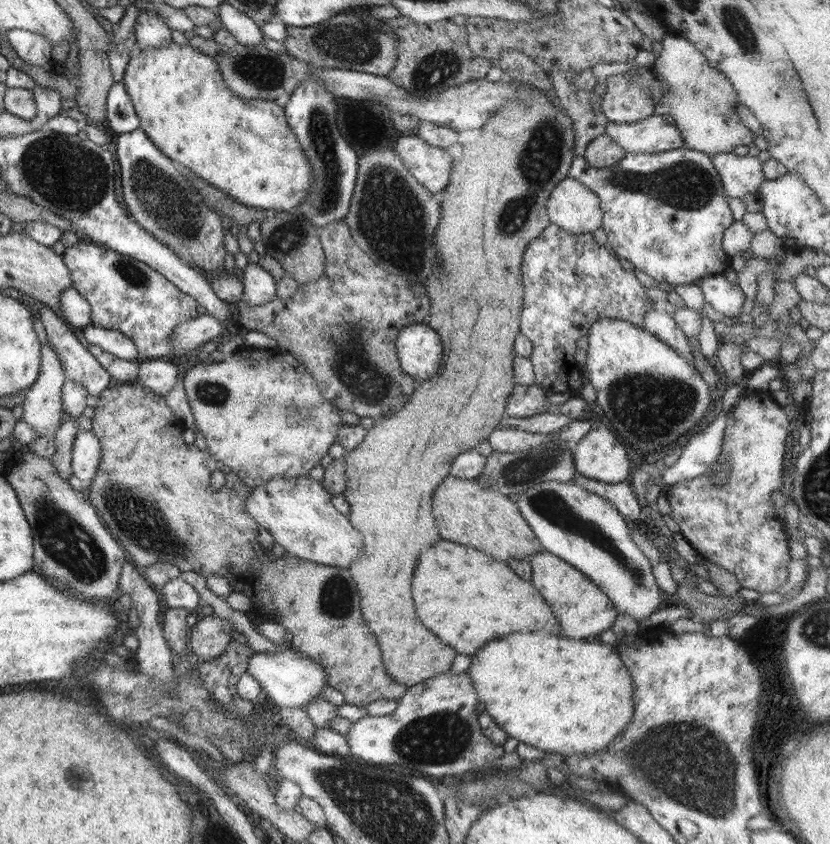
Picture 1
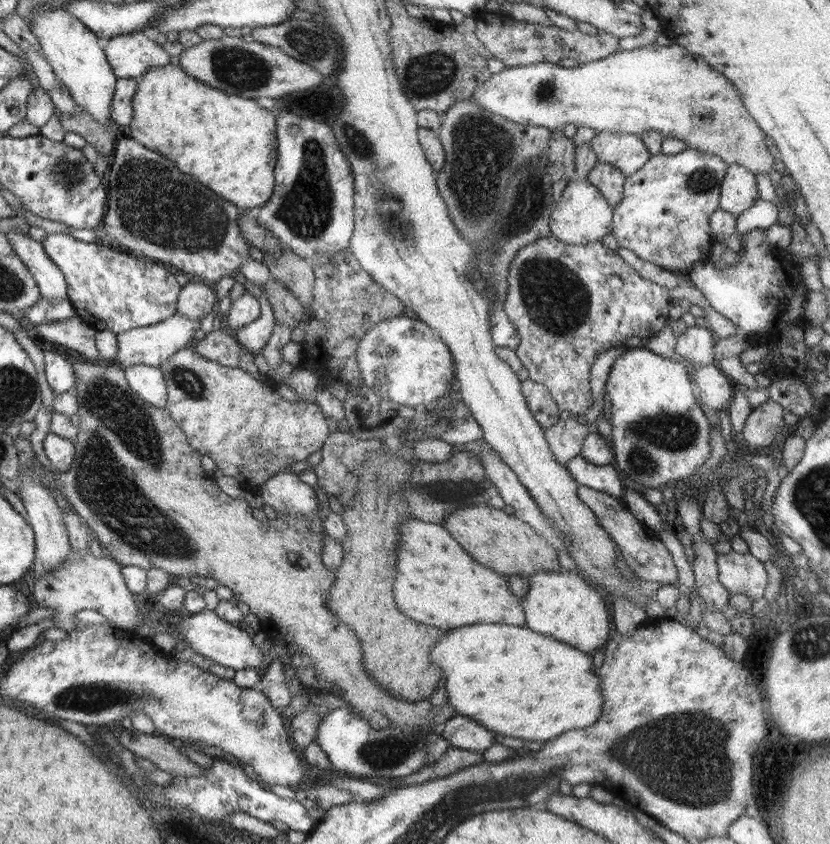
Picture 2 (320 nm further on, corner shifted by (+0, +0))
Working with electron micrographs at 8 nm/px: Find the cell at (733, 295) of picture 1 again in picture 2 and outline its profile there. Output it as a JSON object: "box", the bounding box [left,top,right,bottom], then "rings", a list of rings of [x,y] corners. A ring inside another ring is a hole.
{"box":[689,229,808,342],"rings":[[[754,229],[745,232],[742,235],[742,250],[738,254],[738,261],[735,264],[723,264],[719,269],[711,260],[705,264],[696,264],[689,270],[689,280],[702,294],[707,298],[707,301],[719,312],[722,316],[729,318],[737,327],[738,334],[748,338],[750,336],[758,336],[770,342],[772,338],[776,340],[779,335],[789,326],[801,326],[805,328],[804,313],[807,300],[808,287],[802,281],[801,261],[792,255],[790,262],[796,264],[784,264],[788,262],[782,256],[782,250],[769,245],[764,229]]]}

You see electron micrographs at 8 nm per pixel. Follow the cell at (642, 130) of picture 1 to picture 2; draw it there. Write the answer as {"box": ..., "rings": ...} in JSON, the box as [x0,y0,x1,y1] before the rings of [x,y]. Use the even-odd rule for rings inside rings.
{"box":[589,131,651,177],"rings":[[[608,131],[596,134],[589,142],[598,157],[598,162],[619,168],[627,177],[640,170],[651,157],[645,142],[636,134],[620,134]]]}

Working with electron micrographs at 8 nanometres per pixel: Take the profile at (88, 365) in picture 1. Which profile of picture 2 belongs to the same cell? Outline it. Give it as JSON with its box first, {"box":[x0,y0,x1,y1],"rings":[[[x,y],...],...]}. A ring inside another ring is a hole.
{"box":[43,345,76,395],"rings":[[[46,345],[43,347],[43,353],[48,386],[53,390],[54,395],[74,392],[76,390],[74,369],[67,361],[65,353],[62,353],[61,349]]]}

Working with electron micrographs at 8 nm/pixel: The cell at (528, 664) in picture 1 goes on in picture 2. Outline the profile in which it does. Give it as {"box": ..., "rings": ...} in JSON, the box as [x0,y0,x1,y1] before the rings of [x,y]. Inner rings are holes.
{"box":[429,624,601,742],"rings":[[[476,624],[448,630],[432,648],[429,659],[442,672],[447,703],[458,715],[470,716],[496,734],[544,742],[568,730],[586,729],[601,713],[601,682],[597,672],[592,672],[591,655],[526,626]]]}

